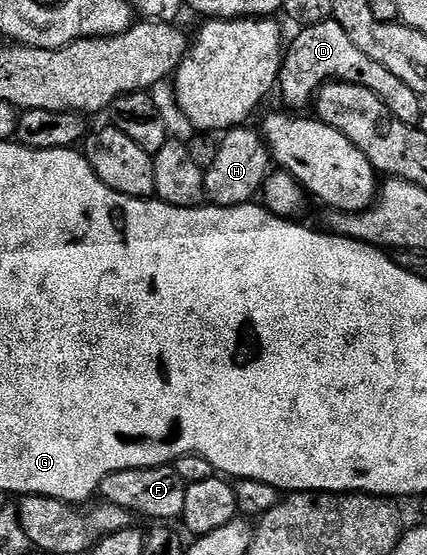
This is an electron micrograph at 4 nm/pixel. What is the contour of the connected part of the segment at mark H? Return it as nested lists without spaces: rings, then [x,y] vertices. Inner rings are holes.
[[[237,126],[219,139],[214,164],[204,171],[204,197],[213,206],[242,206],[261,193],[270,173],[270,155],[259,129]],[[269,166],[269,167],[268,167]]]

